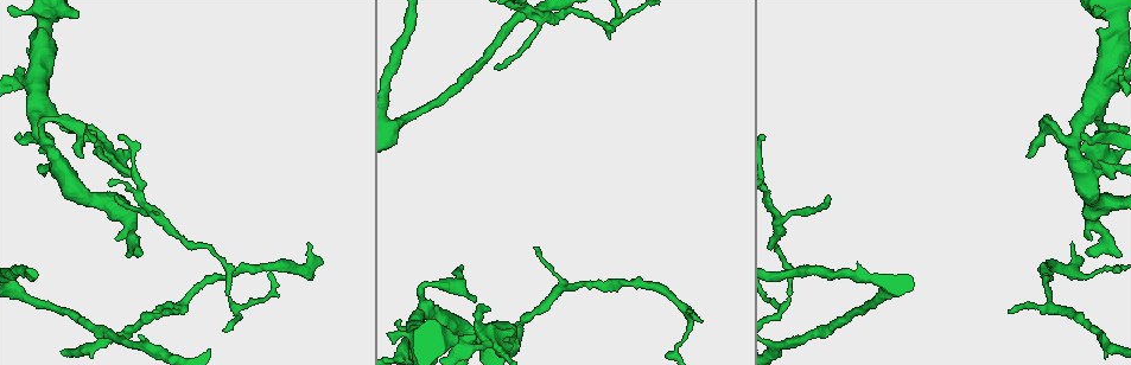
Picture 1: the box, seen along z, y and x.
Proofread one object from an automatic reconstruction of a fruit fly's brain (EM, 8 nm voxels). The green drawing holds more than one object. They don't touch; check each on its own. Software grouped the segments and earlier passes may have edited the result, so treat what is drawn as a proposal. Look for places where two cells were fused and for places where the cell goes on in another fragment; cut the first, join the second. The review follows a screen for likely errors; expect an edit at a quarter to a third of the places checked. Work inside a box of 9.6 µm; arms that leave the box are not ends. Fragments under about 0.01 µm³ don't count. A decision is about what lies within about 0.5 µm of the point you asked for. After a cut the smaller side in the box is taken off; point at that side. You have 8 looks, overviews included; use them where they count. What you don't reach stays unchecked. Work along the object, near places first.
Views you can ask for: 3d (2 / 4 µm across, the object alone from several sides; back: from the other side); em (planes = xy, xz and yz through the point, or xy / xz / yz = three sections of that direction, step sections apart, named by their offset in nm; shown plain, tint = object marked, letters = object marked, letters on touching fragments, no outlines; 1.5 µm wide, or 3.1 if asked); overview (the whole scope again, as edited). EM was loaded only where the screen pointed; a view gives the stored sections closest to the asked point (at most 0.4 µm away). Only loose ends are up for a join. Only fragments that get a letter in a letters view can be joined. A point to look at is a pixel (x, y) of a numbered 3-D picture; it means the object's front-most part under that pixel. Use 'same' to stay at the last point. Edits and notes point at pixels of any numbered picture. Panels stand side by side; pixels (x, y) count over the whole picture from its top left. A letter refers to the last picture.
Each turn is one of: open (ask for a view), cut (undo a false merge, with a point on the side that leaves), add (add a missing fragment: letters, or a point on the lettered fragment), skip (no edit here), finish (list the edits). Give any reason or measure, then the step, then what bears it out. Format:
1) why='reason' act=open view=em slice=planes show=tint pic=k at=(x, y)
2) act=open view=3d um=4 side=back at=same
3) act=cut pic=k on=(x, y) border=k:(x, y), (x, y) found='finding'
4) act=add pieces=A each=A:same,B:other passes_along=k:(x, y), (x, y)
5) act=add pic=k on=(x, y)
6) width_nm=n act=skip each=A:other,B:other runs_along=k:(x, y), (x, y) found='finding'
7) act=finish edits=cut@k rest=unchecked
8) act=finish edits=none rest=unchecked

why='thick end' act=open view=em slice=planes show=letters pic=1 at=(117, 240)

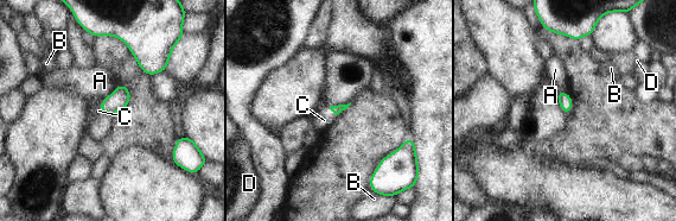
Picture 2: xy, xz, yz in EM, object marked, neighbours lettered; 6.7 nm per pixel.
act=add pieces=C each=A:other,B:other,C:same,D:other passes_along=2:(339, 108), (332, 111), (324, 120) found='it goes on there'

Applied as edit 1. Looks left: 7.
act=open view=overview

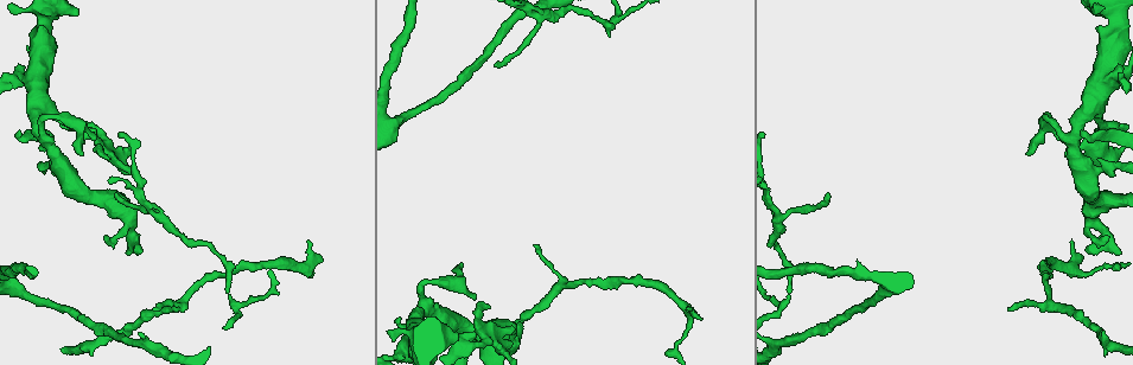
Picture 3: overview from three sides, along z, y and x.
why='an open end' act=open view=3d um=2 pic=3 at=(534, 246)

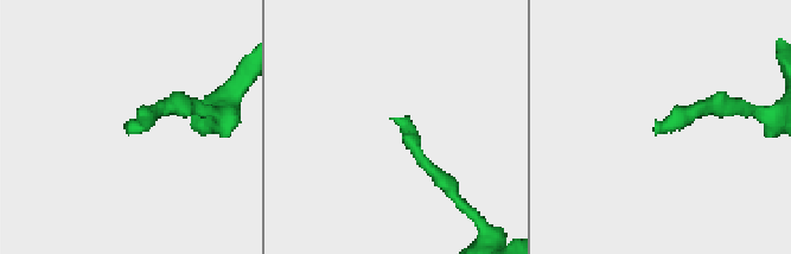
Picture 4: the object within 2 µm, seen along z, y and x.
act=open view=em slice=planes show=letters pic=4 at=(389, 118)

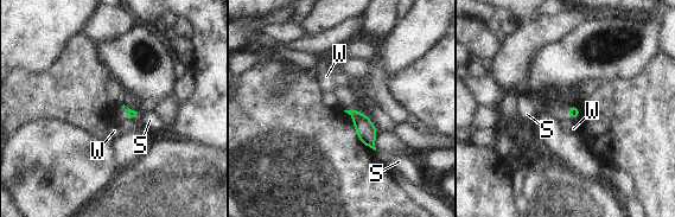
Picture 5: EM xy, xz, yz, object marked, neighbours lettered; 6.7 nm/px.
act=skip each=S:other,W:other found='no lettered fragment goes on from it'

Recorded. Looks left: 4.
why='thin end' act=open view=3d um=4 pic=3 at=(496, 62)

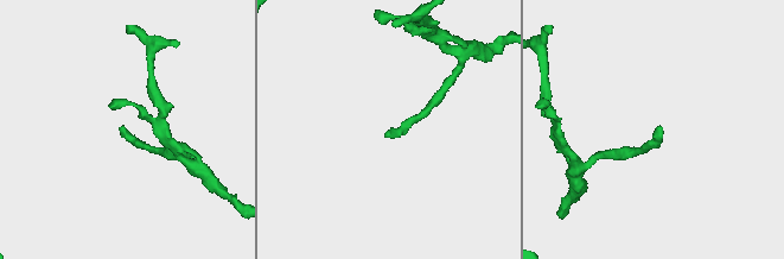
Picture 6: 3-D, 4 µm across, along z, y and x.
why='shape alone is not enough' act=open view=em slice=planes show=letters pic=6 at=(659, 127)

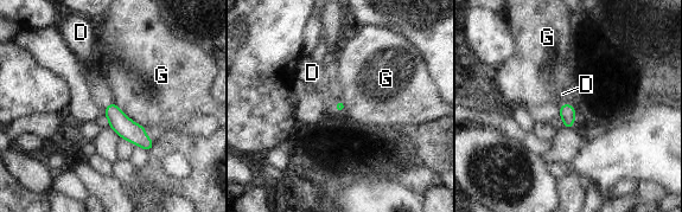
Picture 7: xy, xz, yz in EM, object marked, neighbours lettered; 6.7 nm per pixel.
act=add pieces=D each=D:same,G:other found='the cell continues'

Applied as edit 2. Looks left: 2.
act=finish edits=add@2,add@7 rest=unchecked

